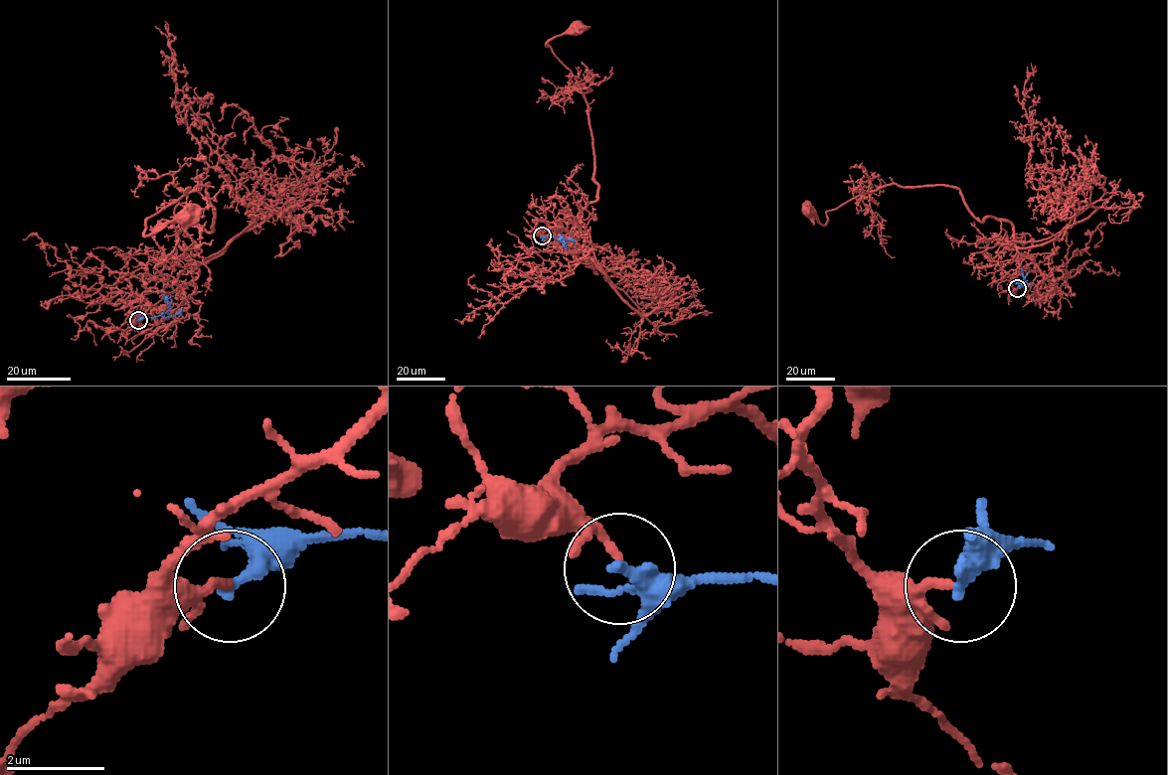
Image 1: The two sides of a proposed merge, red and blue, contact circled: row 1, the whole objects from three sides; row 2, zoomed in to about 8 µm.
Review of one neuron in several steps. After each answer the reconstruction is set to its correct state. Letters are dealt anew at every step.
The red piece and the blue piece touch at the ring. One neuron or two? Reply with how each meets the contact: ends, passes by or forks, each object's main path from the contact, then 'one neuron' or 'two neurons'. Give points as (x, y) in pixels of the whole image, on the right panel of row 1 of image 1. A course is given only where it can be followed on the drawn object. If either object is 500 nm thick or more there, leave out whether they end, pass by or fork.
red ends there; blue ends there; red runs (1017, 288), (1033, 262), (1014, 228), (979, 221), (955, 188), (885, 184), (825, 224), (810, 213); blue runs (1018, 288), (1026, 280), (1021, 267); two neurons

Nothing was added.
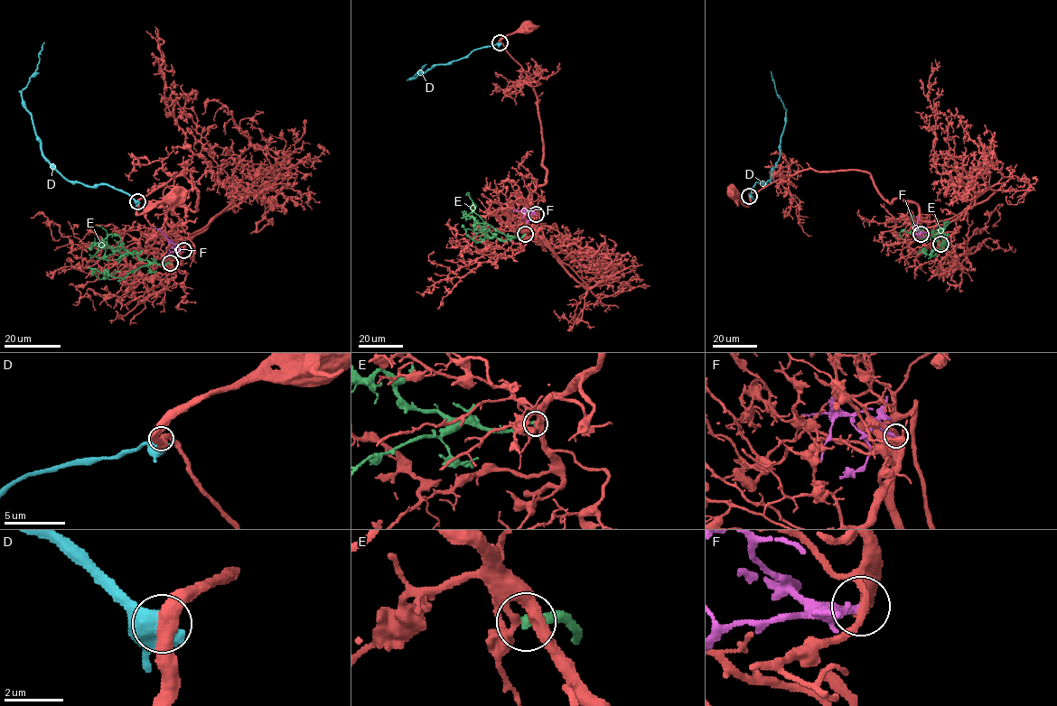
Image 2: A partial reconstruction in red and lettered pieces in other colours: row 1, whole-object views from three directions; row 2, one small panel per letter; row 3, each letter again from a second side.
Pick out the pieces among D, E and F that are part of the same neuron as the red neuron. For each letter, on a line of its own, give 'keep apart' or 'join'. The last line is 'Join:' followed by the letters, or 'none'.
D: keep apart
E: join
F: keep apart
Join: E

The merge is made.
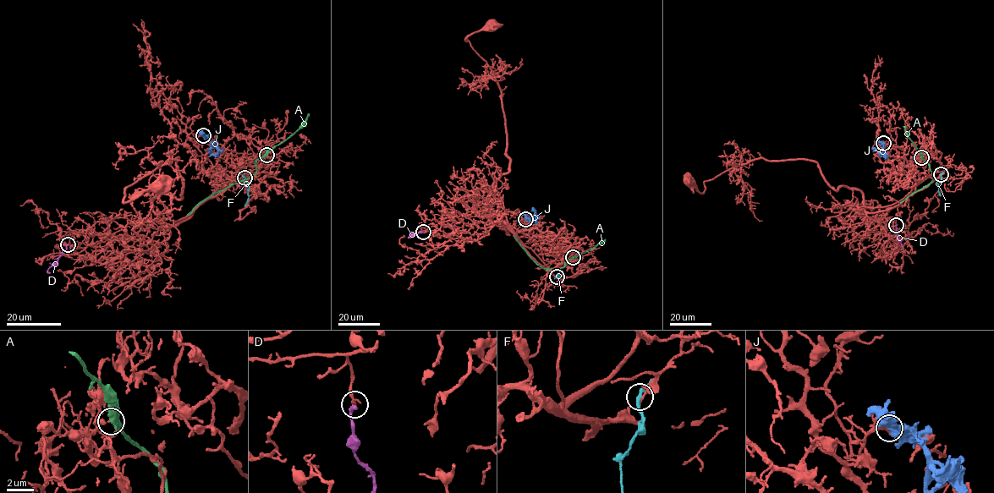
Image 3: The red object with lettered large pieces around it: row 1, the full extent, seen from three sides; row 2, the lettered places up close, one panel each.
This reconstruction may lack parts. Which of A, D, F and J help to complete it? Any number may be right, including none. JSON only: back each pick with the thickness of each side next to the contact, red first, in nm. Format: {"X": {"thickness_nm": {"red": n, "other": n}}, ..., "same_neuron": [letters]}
{"D": {"thickness_nm": {"red": 220, "other": 340}}, "same_neuron": ["D"]}

